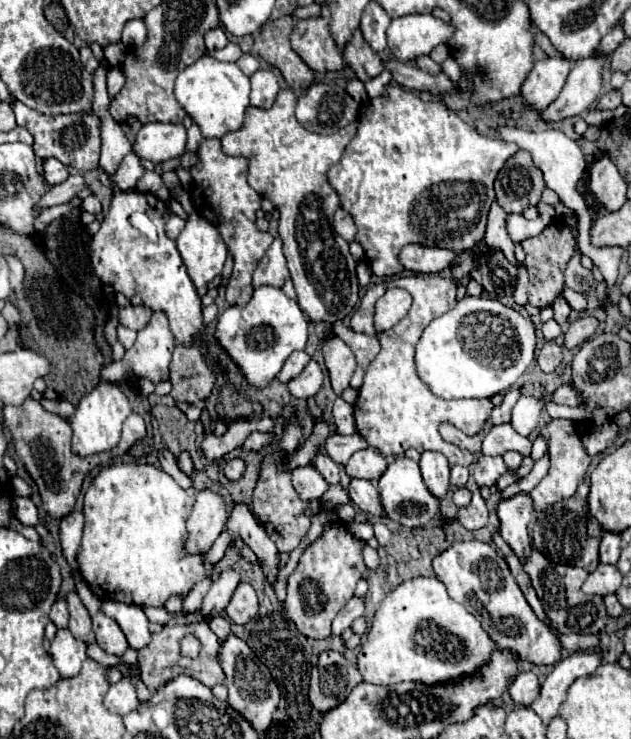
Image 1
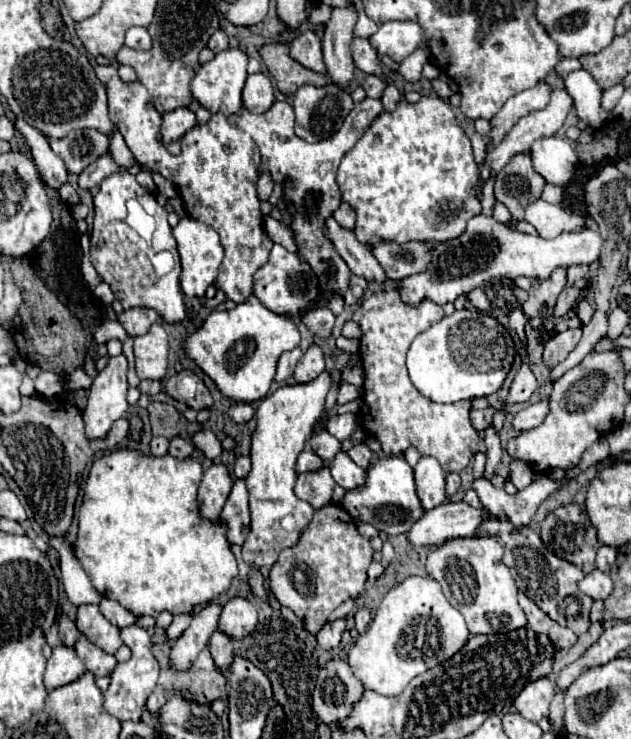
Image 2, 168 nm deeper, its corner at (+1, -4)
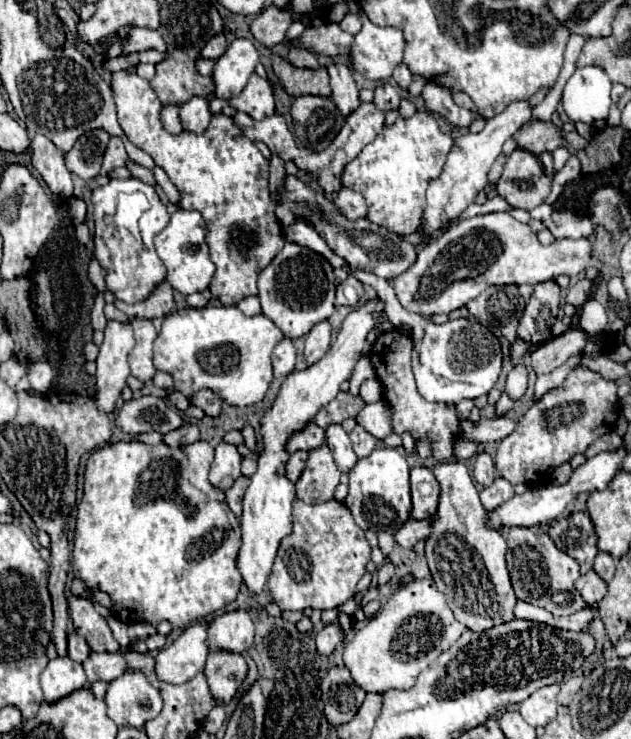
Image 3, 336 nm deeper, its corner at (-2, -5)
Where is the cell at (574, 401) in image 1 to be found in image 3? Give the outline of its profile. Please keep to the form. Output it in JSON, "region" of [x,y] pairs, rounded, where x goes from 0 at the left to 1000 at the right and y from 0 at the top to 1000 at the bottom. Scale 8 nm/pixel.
{"region":[[[762,566],[756,574],[746,568],[731,568],[731,593],[765,601],[765,598],[784,598],[797,595],[813,585],[816,568],[803,566]]]}

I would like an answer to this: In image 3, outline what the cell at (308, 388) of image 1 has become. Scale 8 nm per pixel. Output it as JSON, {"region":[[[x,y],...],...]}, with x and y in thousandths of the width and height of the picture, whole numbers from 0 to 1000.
{"region":[[[518,433],[499,438],[483,455],[483,490],[493,495],[502,487],[509,487],[521,471],[521,463],[525,463],[525,438]]]}

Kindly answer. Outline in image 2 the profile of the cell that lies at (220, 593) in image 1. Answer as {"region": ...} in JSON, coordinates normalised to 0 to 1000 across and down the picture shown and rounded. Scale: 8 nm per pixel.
{"region":[[[330,816],[314,827],[301,843],[301,848],[279,865],[273,884],[269,884],[269,897],[279,905],[298,905],[304,894],[314,889],[320,876],[330,870],[333,859],[345,851],[345,838],[349,838],[352,819],[345,816]]]}

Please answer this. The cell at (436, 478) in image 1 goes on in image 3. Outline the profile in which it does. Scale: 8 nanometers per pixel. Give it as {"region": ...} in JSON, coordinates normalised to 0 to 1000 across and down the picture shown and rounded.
{"region":[[[674,631],[651,633],[651,701],[655,704],[683,704],[693,693],[696,679],[696,655],[686,639]]]}

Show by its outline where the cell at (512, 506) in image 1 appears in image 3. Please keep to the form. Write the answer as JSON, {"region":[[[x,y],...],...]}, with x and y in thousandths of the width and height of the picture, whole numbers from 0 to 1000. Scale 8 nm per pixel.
{"region":[[[759,612],[753,617],[750,641],[753,641],[753,650],[765,658],[775,658],[784,650],[784,628],[781,628],[781,620],[772,612]]]}

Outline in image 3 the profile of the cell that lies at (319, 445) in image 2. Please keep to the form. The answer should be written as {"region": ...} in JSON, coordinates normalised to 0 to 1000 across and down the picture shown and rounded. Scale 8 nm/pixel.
{"region":[[[490,571],[483,576],[483,582],[464,587],[464,593],[458,593],[458,598],[452,601],[455,612],[468,612],[468,609],[496,609],[515,601],[515,582],[506,579],[502,574]]]}

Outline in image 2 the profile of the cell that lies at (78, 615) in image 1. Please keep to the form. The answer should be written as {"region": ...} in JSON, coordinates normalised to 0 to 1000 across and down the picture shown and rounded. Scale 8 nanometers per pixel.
{"region":[[[130,857],[117,873],[124,889],[133,894],[136,905],[143,911],[149,911],[149,916],[165,916],[165,913],[174,913],[184,903],[184,892],[181,886],[168,886],[162,878],[155,878],[152,873],[146,873]]]}

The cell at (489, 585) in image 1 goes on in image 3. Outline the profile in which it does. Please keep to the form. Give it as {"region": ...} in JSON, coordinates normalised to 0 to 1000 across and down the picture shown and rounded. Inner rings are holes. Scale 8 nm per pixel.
{"region":[[[705,622],[689,628],[683,636],[696,652],[699,666],[693,696],[683,706],[683,723],[674,731],[674,752],[693,798],[705,804],[721,836],[743,853],[765,855],[778,847],[813,839],[813,820],[819,809],[800,766],[803,733],[791,717],[772,712],[775,693],[759,677],[759,666],[750,647],[743,644],[740,631],[727,622]],[[756,750],[772,769],[772,785],[781,790],[781,798],[756,793]]]}

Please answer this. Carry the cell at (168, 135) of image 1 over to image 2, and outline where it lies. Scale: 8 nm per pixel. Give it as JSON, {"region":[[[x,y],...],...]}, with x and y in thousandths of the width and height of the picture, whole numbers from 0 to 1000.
{"region":[[[295,145],[269,150],[257,158],[257,175],[254,175],[254,191],[260,196],[269,196],[276,191],[285,191],[295,177],[301,177],[311,169],[311,158]]]}

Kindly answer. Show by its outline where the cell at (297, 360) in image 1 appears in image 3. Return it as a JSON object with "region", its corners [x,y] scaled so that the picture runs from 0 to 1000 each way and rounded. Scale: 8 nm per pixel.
{"region":[[[448,457],[436,474],[433,474],[433,501],[436,501],[436,509],[455,509],[464,503],[464,495],[468,495],[468,468],[458,457]]]}

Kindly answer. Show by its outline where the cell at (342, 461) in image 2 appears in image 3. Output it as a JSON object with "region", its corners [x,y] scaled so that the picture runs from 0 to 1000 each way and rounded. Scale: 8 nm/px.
{"region":[[[521,574],[515,579],[515,595],[518,595],[521,609],[528,612],[528,620],[531,620],[534,631],[537,631],[537,636],[544,641],[550,641],[559,633],[559,628],[566,625],[566,617],[563,617],[559,606],[556,606],[553,587],[544,582],[540,574]]]}

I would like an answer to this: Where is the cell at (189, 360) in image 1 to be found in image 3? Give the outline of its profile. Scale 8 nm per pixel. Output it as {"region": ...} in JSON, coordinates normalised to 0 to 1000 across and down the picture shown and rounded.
{"region":[[[319,528],[319,530],[312,530],[303,544],[306,544],[309,549],[315,549],[315,552],[325,558],[325,563],[341,566],[341,563],[350,560],[350,539],[347,539],[344,533],[338,533],[334,528]]]}

